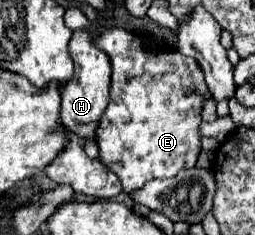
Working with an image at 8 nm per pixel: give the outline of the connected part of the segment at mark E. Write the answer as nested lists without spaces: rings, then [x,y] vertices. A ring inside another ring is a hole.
[[[117,27],[103,29],[95,37],[95,45],[103,53],[107,53],[111,61],[111,99],[97,129],[97,143],[101,151],[101,161],[121,179],[123,191],[137,191],[149,179],[169,179],[175,177],[187,165],[195,165],[197,155],[201,151],[201,103],[205,97],[211,97],[199,63],[177,51],[169,53],[171,61],[151,61],[151,53],[143,49],[143,39]],[[139,55],[147,57],[149,61],[137,61]]]

